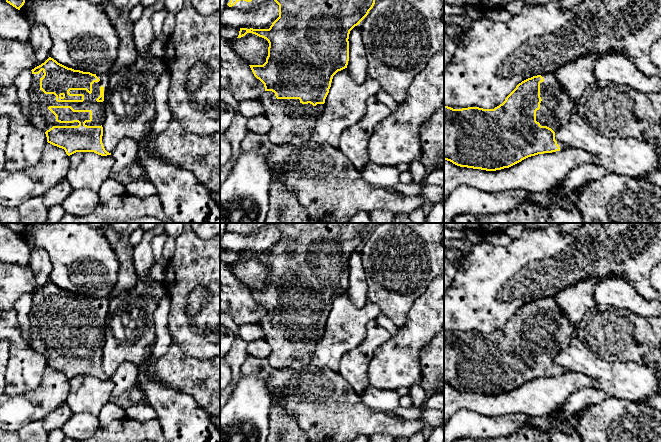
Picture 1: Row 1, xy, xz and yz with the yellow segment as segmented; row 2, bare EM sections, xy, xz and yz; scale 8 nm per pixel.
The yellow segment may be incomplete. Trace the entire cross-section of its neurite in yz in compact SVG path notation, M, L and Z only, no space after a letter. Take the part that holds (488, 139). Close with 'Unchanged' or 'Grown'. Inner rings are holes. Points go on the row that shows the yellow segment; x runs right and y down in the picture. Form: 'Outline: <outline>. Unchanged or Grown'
Outline: M552 73L533 76L519 83L516 88L506 97L505 101L494 109L483 109L479 107L468 107L462 109L453 109L444 106L444 160L450 161L460 167L473 169L481 169L486 171L496 171L504 168L509 168L522 160L538 154L552 153L560 150L569 149L569 147L555 140L555 133L558 128L569 122L570 117L577 113L576 102L574 102L568 93L561 87L556 77Z. Grown

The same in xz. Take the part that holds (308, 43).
Outline: M274 0L279 5L279 17L269 29L240 28L237 38L247 33L266 39L269 43L268 56L263 65L249 65L254 76L265 87L258 100L271 124L268 139L276 145L283 145L295 139L308 139L311 128L324 108L333 76L345 68L349 61L349 34L360 24L373 8L375 0Z. Grown

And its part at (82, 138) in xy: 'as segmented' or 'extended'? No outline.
extended

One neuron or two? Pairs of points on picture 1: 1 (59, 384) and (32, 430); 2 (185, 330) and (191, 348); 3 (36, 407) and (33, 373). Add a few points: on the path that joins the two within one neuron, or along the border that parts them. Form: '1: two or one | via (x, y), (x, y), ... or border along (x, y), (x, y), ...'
1: two | border along (41, 418), (28, 422), (17, 431)
2: one | via (185, 334), (185, 337), (191, 344)
3: two | border along (45, 369), (41, 382), (34, 389), (11, 396)

